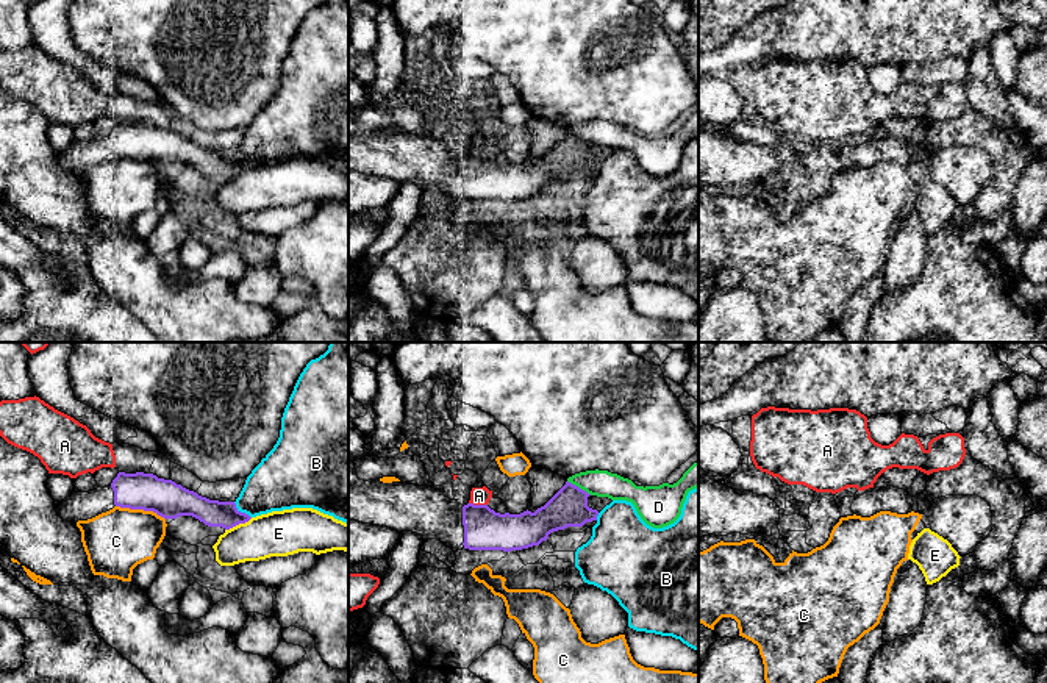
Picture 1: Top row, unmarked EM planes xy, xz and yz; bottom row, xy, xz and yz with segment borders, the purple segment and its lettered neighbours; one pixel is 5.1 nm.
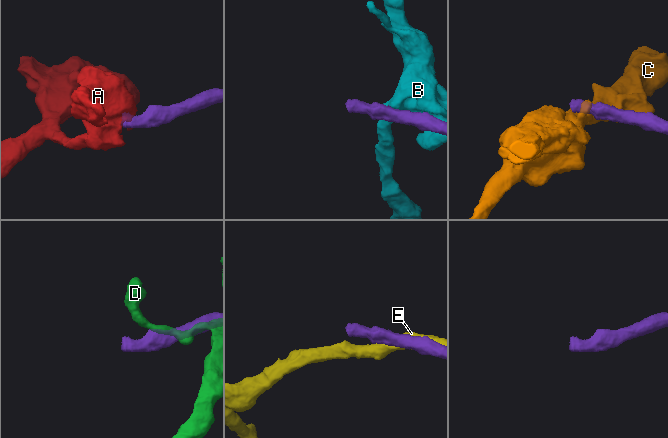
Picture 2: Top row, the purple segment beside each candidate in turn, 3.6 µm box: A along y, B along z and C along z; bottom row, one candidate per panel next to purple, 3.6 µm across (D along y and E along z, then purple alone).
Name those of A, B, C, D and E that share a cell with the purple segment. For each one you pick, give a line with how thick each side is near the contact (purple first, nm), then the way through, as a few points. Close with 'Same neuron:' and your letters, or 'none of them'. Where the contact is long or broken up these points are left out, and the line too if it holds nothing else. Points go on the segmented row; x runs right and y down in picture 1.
Same neuron: none of them

